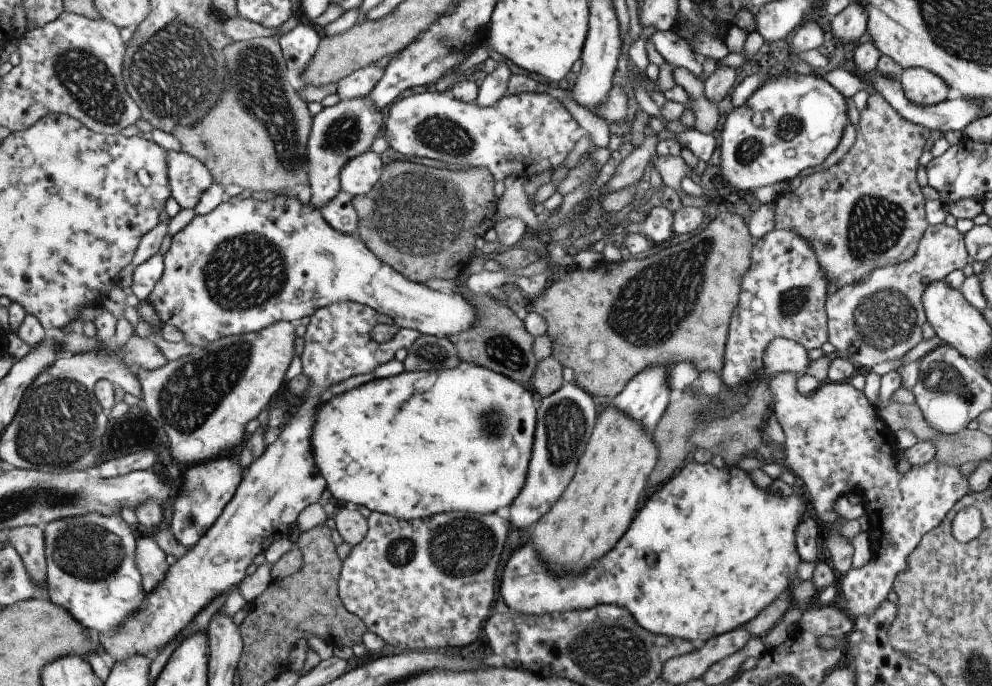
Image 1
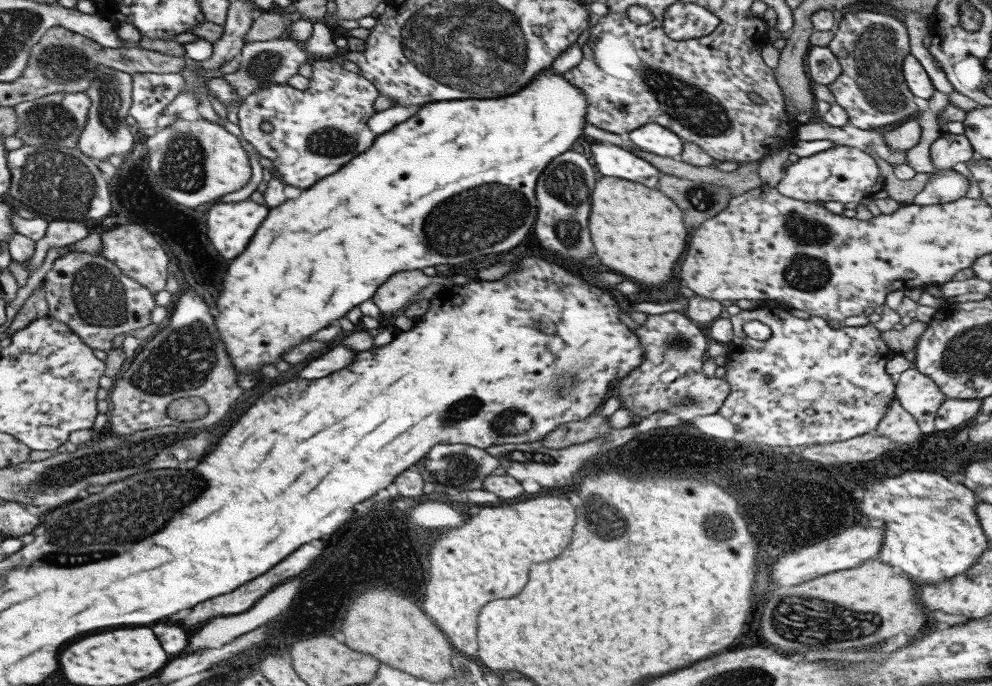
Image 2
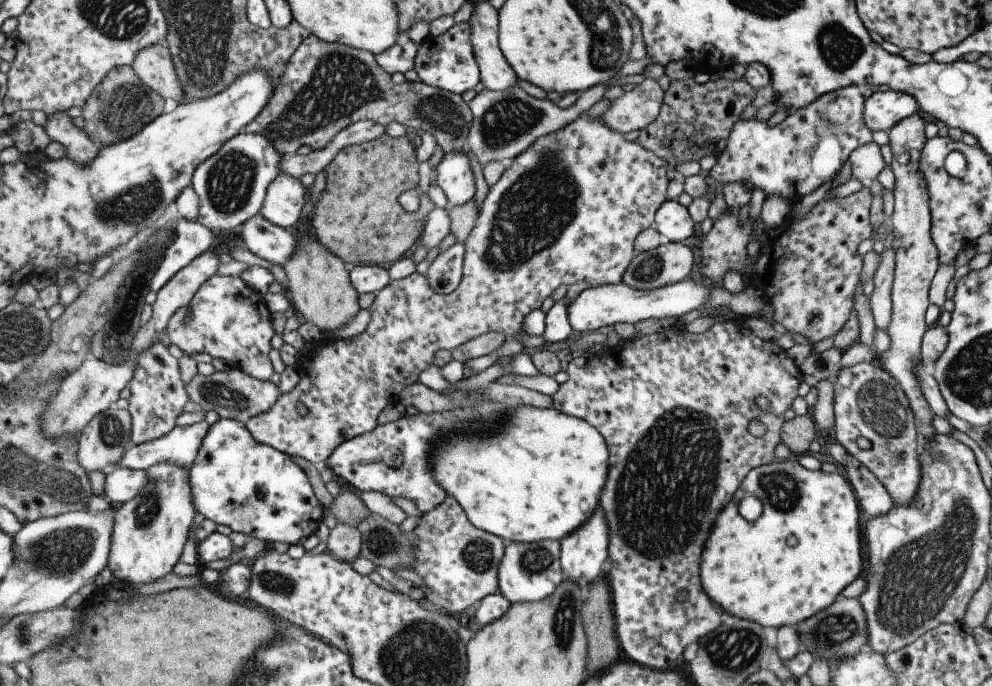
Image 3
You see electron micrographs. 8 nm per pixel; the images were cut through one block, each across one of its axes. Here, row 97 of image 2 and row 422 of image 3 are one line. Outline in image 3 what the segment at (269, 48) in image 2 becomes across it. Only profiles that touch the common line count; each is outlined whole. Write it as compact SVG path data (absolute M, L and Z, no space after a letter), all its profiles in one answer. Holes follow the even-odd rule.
M234 367L227 371L214 371L214 374L210 376L196 374L189 384L185 384L184 388L192 404L203 406L203 414L212 410L219 414L221 419L236 420L244 425L251 417L270 410L270 406L278 400L281 394L279 387L271 381L256 380Z

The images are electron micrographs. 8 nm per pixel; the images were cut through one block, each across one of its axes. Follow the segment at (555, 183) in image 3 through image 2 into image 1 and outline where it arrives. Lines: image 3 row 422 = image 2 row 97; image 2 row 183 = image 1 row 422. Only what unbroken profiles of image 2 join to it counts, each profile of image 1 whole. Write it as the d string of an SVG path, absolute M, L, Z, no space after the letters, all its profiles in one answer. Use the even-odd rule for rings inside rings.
M355 302L332 303L326 307L319 308L310 318L310 323L307 326L306 334L304 334L304 350L302 350L302 374L310 380L310 386L303 392L300 404L296 407L296 412L290 416L288 422L284 423L282 430L267 443L265 451L257 458L248 468L246 474L236 490L234 498L222 511L218 520L210 527L206 534L200 540L190 547L186 554L182 554L180 558L170 565L166 576L162 576L164 580L160 582L158 588L146 591L146 600L142 604L142 609L134 614L130 614L126 618L125 626L120 626L118 632L110 634L99 634L100 646L104 650L104 659L111 666L116 666L117 662L124 662L124 658L132 656L132 654L148 654L154 650L154 646L164 646L166 642L170 642L170 638L174 638L184 626L188 626L188 622L210 603L227 592L232 586L239 585L246 576L246 568L253 563L254 558L260 554L265 554L266 548L278 540L280 536L296 536L297 529L295 528L298 520L298 515L312 503L318 503L320 496L326 490L326 480L322 478L322 474L316 468L314 462L314 454L312 454L312 446L310 446L310 438L312 438L312 430L314 428L314 418L318 408L322 406L322 394L336 386L338 382L344 382L350 376L360 376L367 372L374 372L380 364L386 364L394 358L396 350L400 348L409 349L410 345L420 338L420 333L417 330L399 327L394 336L384 342L376 342L372 339L371 331L376 324L384 324L392 326L393 318L388 318L383 314L377 313L369 306Z

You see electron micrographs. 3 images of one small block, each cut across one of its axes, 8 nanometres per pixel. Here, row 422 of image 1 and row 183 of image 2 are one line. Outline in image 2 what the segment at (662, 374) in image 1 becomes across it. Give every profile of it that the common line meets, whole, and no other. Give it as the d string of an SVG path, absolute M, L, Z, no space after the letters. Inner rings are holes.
M592 141L590 150L594 157L594 167L598 168L599 174L658 189L661 172L646 159L610 143Z

